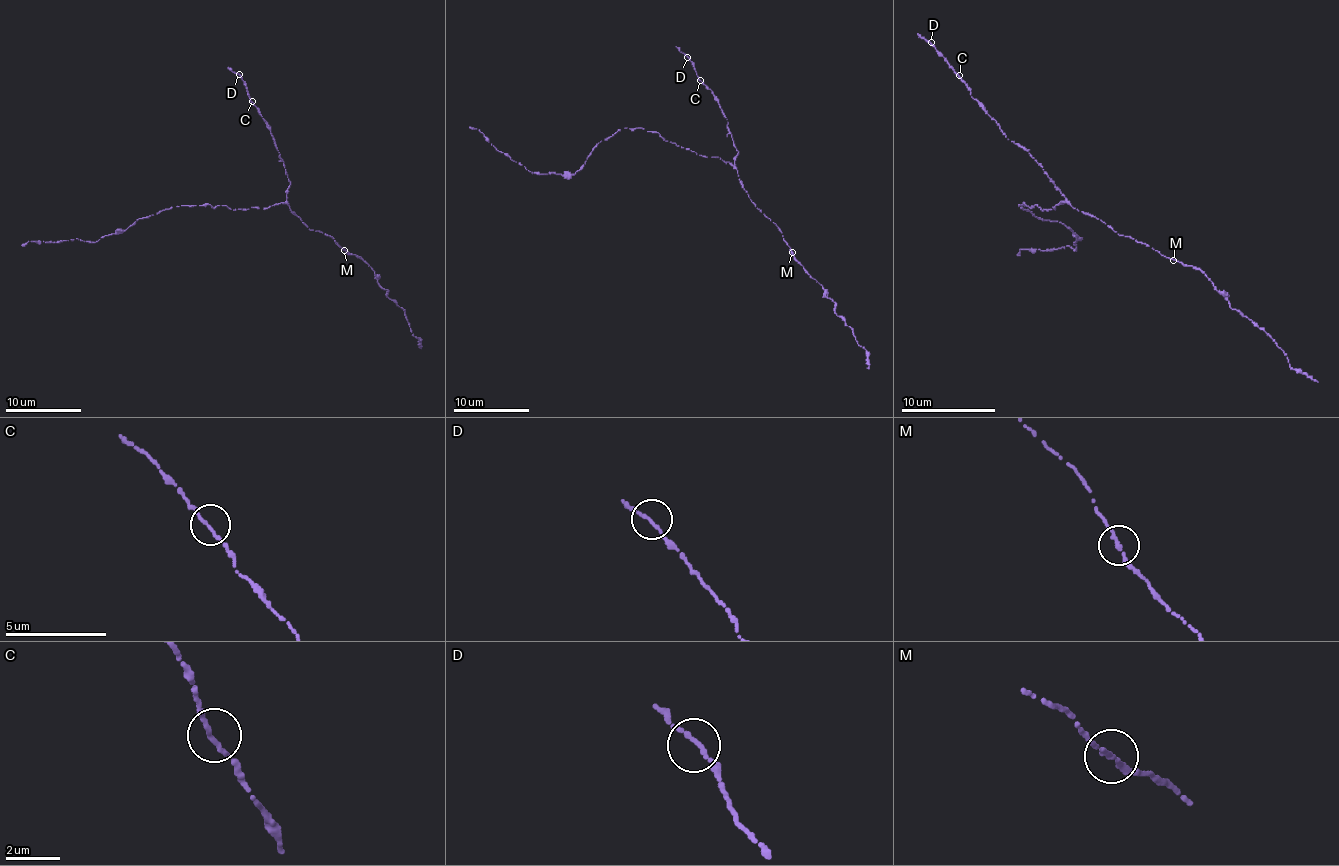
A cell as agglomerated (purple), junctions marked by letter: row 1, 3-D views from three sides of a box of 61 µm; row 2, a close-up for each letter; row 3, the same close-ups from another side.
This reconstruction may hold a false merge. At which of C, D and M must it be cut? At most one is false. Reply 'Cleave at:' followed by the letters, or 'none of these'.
Cleave at: none of these

